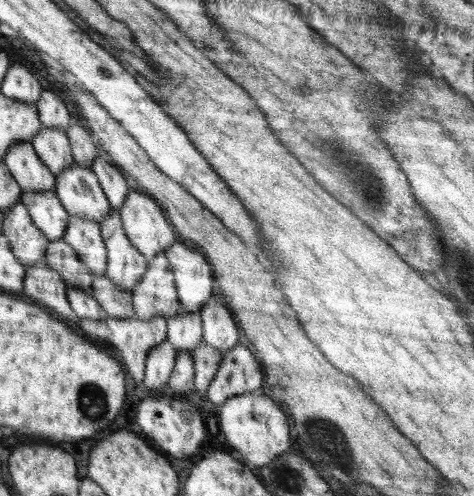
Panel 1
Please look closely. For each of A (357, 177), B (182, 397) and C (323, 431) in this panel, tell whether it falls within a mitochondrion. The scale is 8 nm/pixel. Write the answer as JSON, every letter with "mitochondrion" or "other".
{"A":"mitochondrion","B":"other","C":"mitochondrion"}

